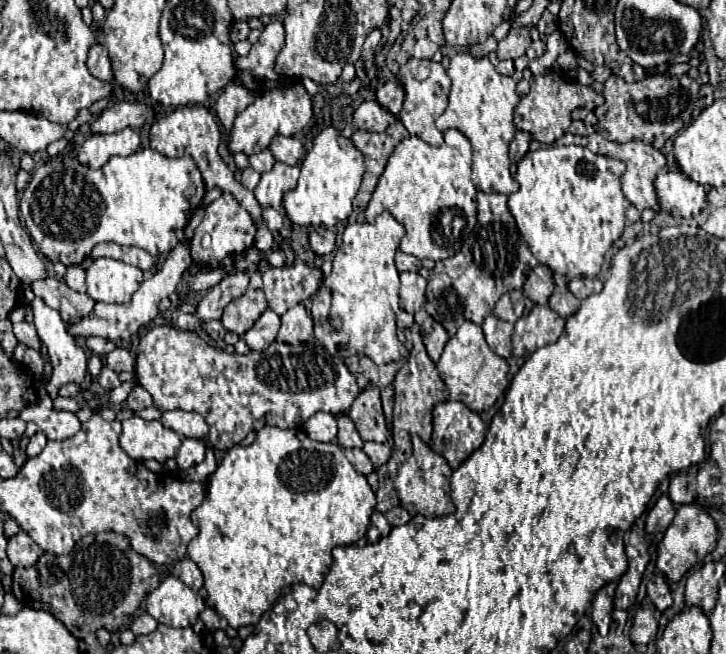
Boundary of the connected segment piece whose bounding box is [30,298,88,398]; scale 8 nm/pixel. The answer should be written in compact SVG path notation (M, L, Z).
M36 298L30 306L32 306L32 312L34 312L36 332L44 340L44 344L48 346L48 354L52 358L52 368L54 368L52 370L52 378L50 378L46 390L48 390L48 394L52 398L56 398L56 392L60 390L60 386L64 386L64 384L82 384L84 382L86 370L88 370L88 366L86 366L86 354L82 352L82 348L76 346L74 338L66 332L66 324L64 324L64 320L60 318L60 314L56 310L52 310L50 306L46 306L44 300L40 300L40 298Z

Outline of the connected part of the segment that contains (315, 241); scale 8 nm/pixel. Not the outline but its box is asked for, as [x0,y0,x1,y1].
[310,228,336,256]

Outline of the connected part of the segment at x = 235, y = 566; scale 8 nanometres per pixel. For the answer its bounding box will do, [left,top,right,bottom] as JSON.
[188,426,376,628]

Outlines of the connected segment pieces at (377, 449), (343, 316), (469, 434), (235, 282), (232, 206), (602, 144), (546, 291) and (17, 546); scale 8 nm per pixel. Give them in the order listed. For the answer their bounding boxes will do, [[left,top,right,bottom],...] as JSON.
[[364,442,392,468],[312,212,409,364],[430,400,486,470],[196,272,248,322],[192,194,256,264],[560,134,666,210],[524,264,554,304],[6,532,42,566]]

